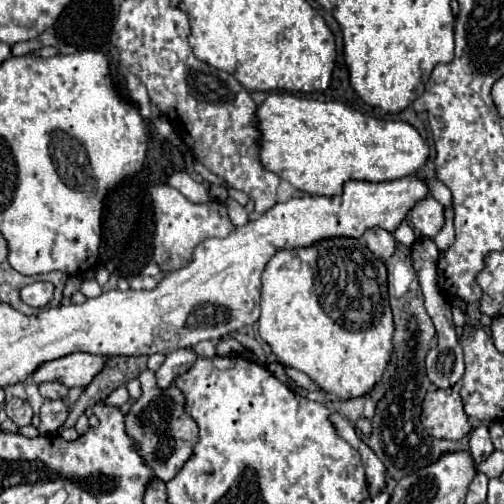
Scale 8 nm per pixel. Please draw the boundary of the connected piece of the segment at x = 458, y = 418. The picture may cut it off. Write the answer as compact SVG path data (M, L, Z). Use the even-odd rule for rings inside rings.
M430 389L422 403L422 425L436 439L460 441L470 433L462 399L454 389Z

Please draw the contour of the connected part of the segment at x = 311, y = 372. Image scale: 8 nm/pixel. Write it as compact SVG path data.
M326 239L326 241L318 241L316 245L306 247L306 249L278 251L268 261L268 265L262 273L262 301L260 301L260 305L262 305L262 315L260 315L260 321L258 321L260 323L260 337L270 345L270 349L278 357L278 361L306 373L322 391L334 393L340 399L364 397L382 379L382 375L386 371L386 365L390 361L390 355L392 355L392 333L394 333L392 311L390 311L390 303L388 303L386 267L380 259L376 259L372 255L372 251L364 245L362 239Z

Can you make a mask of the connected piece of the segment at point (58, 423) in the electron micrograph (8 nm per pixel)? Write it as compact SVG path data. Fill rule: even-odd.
M62 399L44 401L44 405L40 409L38 433L40 435L56 435L58 429L64 425L66 417L68 417L68 407L64 405Z

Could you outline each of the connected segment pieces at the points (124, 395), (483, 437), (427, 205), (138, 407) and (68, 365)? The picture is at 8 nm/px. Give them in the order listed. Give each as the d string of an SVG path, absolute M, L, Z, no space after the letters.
M120 387L120 389L116 389L116 391L104 401L104 405L116 405L116 407L122 407L126 401L128 401L128 391L126 391L126 387Z
M480 425L470 435L470 455L476 463L482 463L488 459L488 455L494 451L494 445L490 441L490 433L486 425Z
M424 197L424 201L418 201L412 207L412 211L410 211L410 223L424 237L436 237L438 231L444 225L444 207L436 199Z
M148 369L140 373L138 381L142 385L142 395L130 405L128 413L124 415L126 433L136 443L134 449L140 453L144 465L154 471L154 477L160 477L160 481L170 481L192 455L192 449L198 441L198 425L184 411L184 395L178 389L160 391L156 387L154 373Z
M72 353L54 361L48 361L40 365L40 369L32 375L36 383L44 381L60 381L68 389L70 387L88 387L92 383L92 377L104 369L104 361L108 357L104 355L90 355L90 353Z

